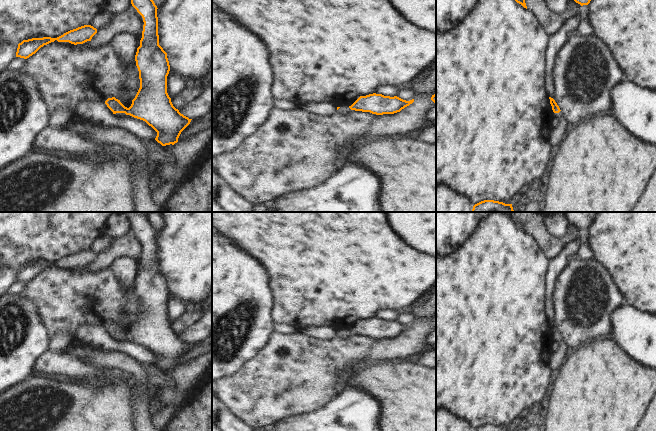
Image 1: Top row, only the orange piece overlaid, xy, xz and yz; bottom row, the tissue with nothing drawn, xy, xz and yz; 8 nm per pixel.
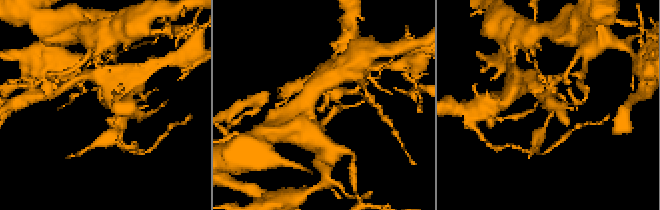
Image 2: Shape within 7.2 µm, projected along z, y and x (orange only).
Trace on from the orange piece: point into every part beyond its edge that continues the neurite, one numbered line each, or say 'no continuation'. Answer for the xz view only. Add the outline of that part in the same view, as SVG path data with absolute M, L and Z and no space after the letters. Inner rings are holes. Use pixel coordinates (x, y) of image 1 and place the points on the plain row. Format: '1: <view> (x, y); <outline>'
1: xz (342, 334); M341 330L338 334L338 338L349 338L351 336L351 333L349 331Z

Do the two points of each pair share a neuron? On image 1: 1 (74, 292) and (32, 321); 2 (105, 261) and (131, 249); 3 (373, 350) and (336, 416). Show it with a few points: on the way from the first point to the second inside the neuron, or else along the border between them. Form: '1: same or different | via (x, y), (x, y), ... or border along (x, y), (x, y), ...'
1: different | border along (27, 296), (37, 304), (42, 319), (51, 335)
2: same | via (111, 255), (117, 249), (125, 249)
3: different | border along (346, 388), (328, 403)

